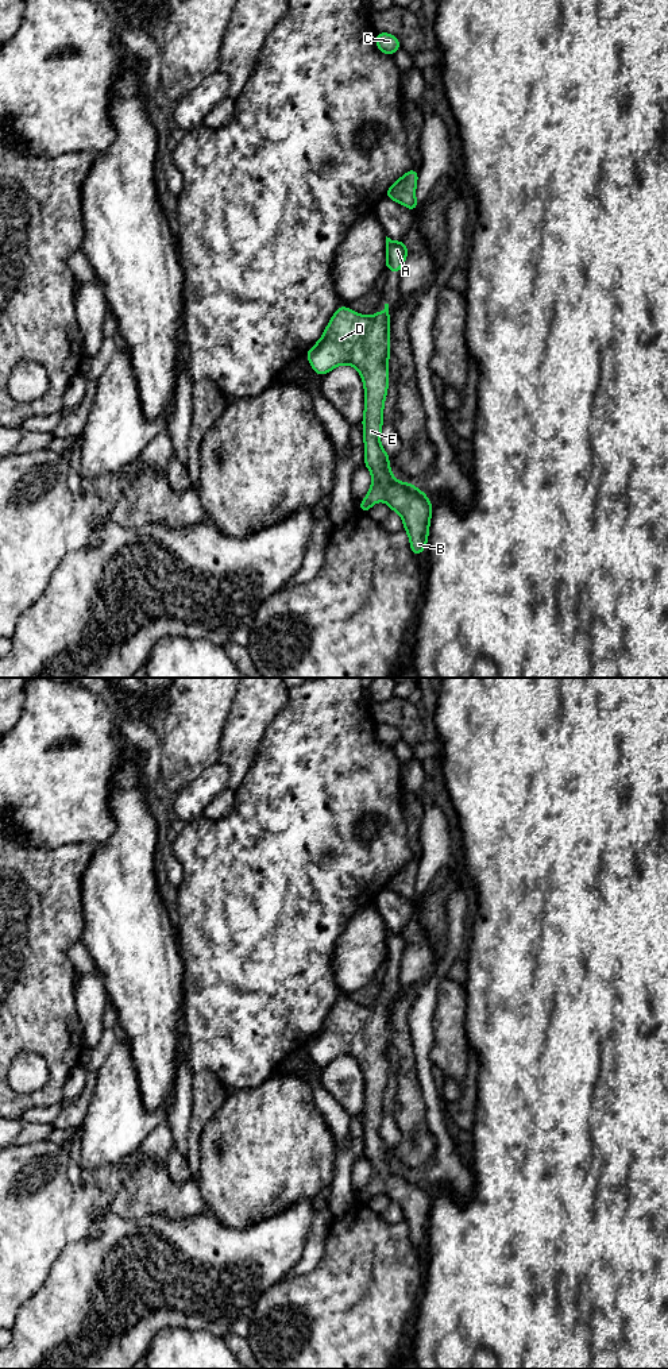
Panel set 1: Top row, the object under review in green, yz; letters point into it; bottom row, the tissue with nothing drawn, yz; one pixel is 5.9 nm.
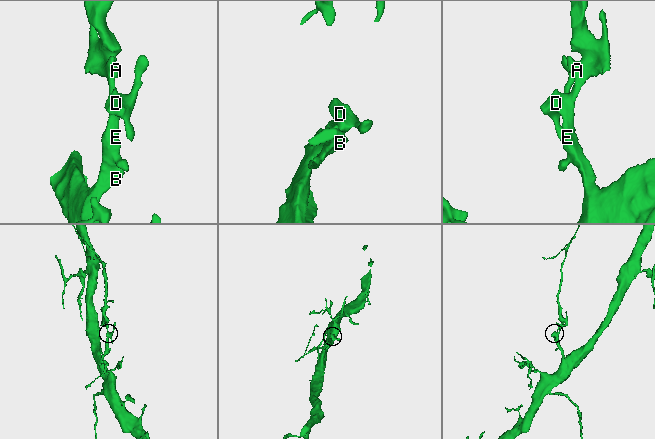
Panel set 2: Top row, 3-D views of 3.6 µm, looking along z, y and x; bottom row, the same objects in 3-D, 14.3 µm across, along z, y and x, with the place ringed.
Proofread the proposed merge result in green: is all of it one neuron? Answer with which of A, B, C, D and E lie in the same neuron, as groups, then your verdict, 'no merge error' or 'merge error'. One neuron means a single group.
A B C D E; no merge error

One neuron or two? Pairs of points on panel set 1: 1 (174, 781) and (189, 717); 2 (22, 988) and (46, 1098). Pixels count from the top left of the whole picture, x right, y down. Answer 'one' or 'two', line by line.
1: one
2: one

